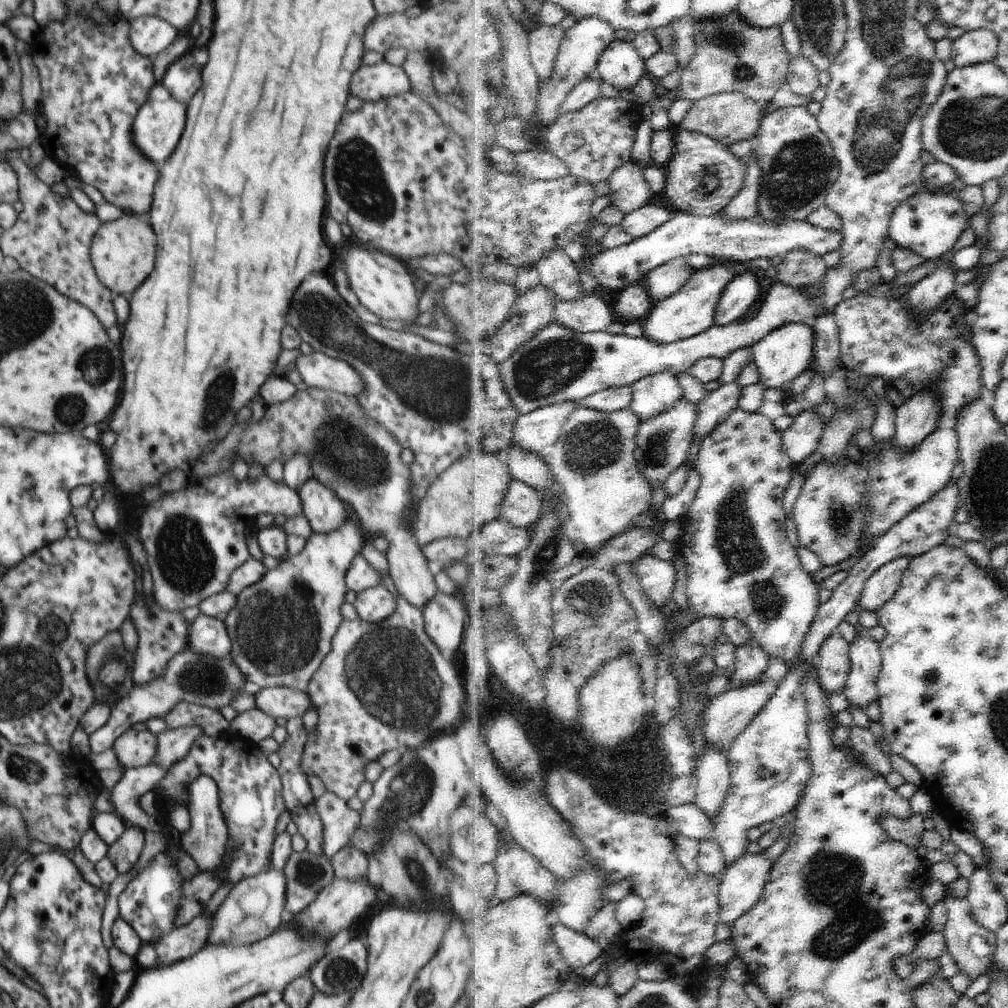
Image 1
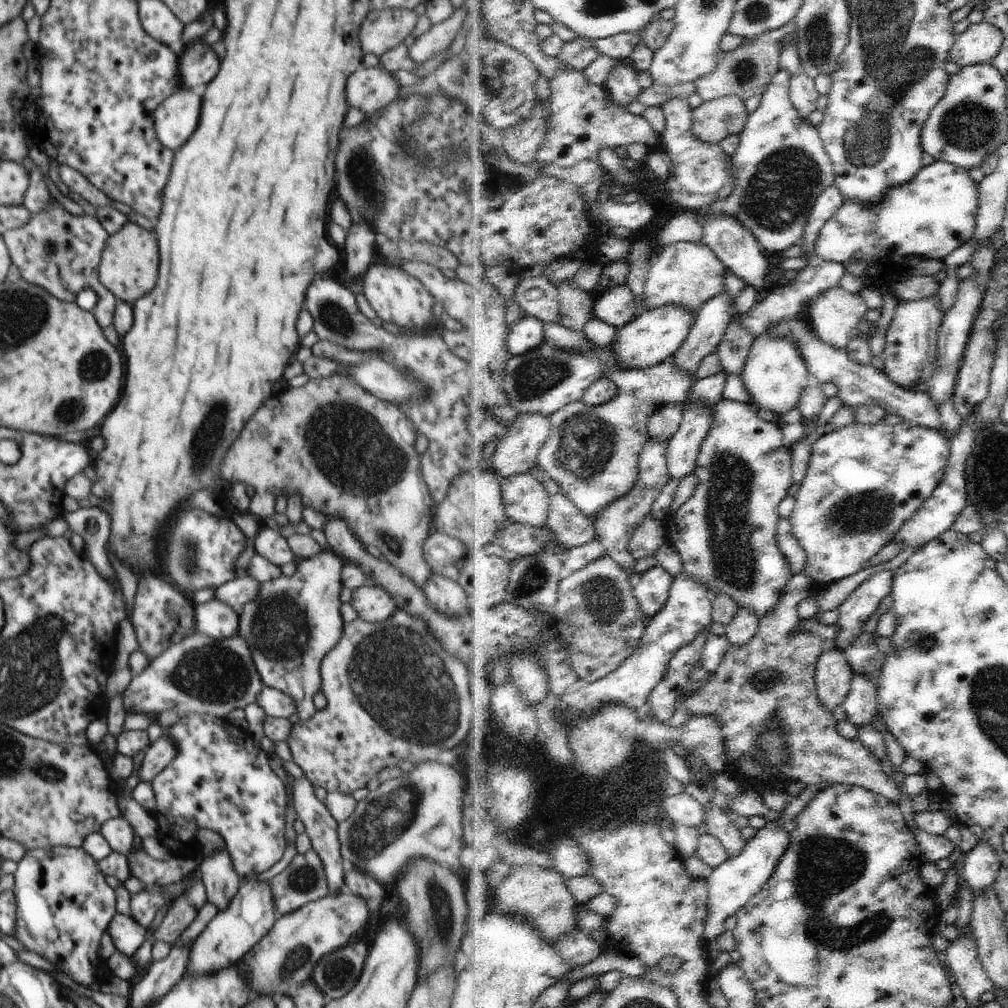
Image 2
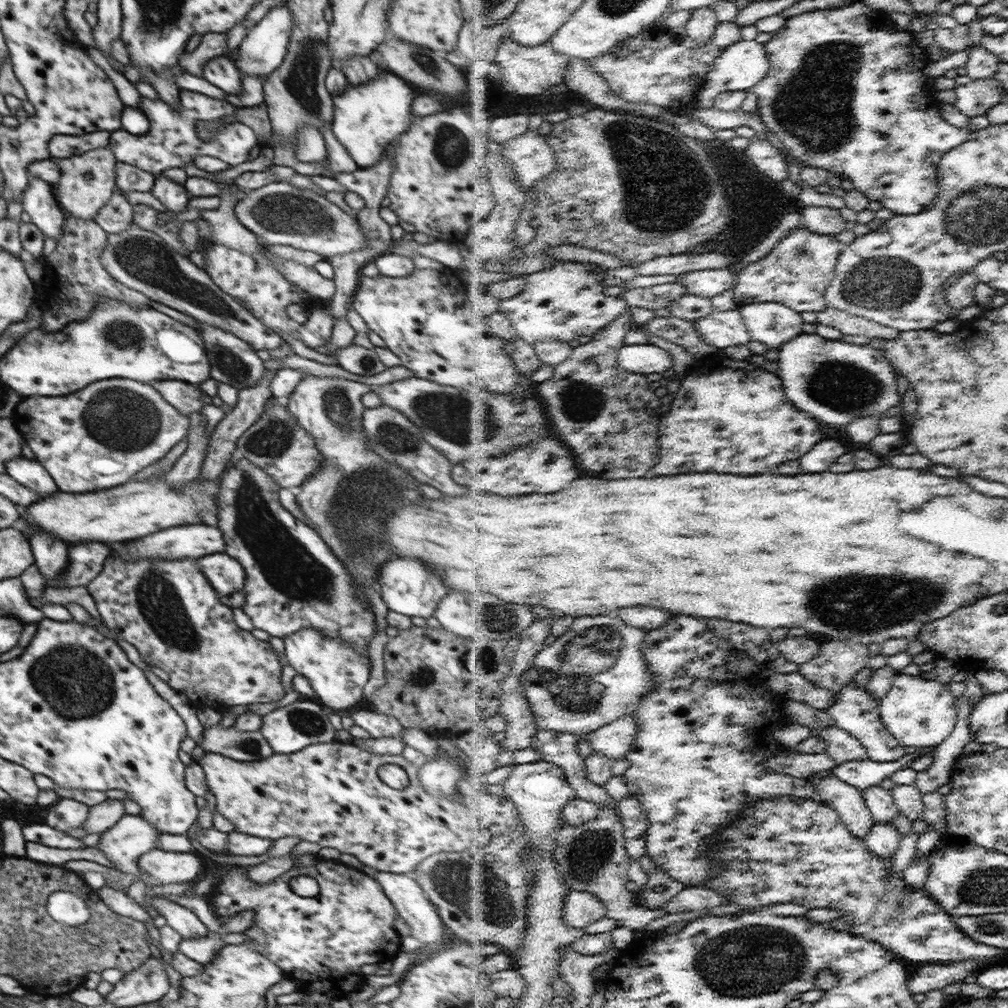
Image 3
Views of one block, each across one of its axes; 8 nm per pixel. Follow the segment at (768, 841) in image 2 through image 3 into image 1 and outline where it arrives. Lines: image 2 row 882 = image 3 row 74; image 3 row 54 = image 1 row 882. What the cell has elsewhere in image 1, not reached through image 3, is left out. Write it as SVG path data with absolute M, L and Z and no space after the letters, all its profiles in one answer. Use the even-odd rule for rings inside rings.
M760 850L761 853L746 853L741 856L736 862L733 862L720 878L721 884L721 903L722 903L722 922L734 925L739 918L748 914L754 908L764 892L771 879L771 872L774 870L775 864L771 858L766 856L765 850Z

